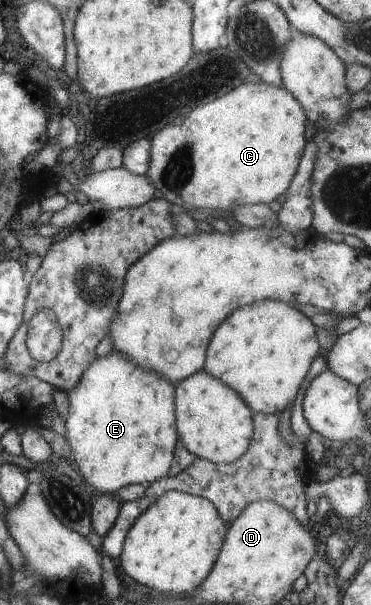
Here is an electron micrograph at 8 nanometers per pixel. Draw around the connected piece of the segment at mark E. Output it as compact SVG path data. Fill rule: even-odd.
M110 352L96 357L82 372L80 380L67 393L68 416L64 424L64 438L70 446L70 461L84 483L101 494L115 494L128 485L147 485L169 475L173 451L178 441L174 418L174 388L162 380L158 372L148 372L130 362L128 356Z

